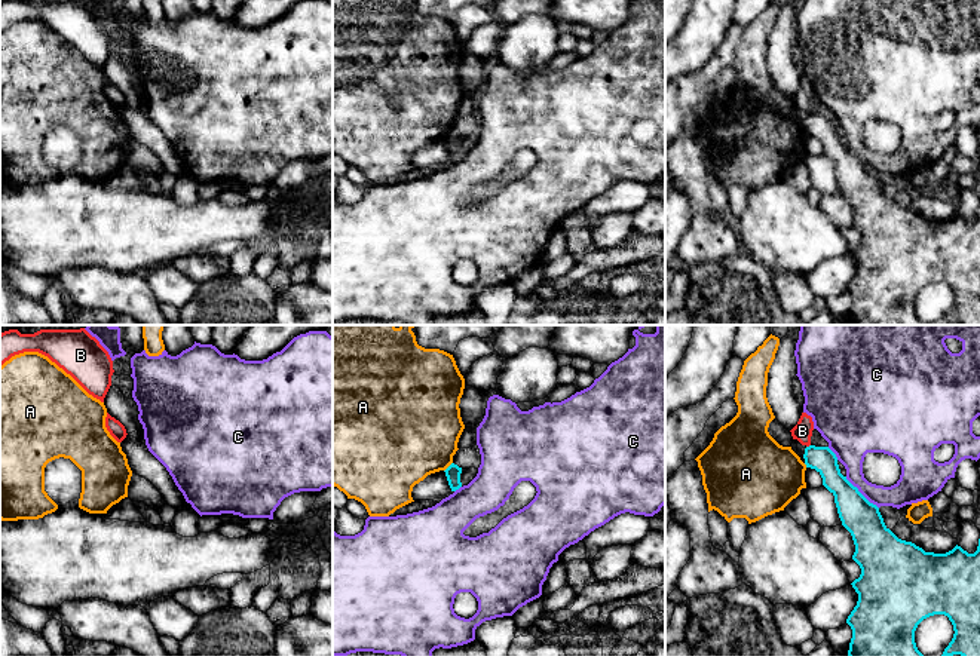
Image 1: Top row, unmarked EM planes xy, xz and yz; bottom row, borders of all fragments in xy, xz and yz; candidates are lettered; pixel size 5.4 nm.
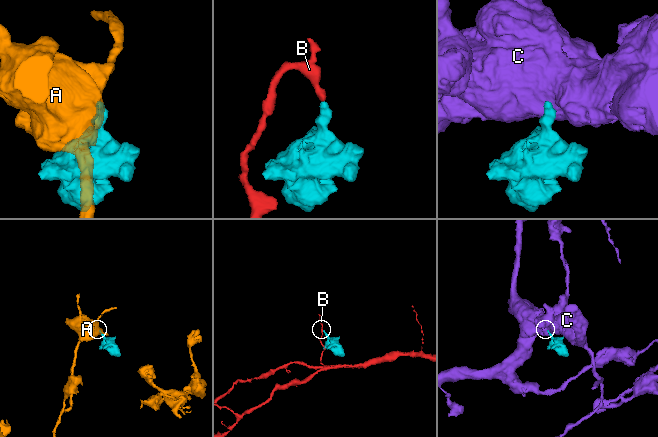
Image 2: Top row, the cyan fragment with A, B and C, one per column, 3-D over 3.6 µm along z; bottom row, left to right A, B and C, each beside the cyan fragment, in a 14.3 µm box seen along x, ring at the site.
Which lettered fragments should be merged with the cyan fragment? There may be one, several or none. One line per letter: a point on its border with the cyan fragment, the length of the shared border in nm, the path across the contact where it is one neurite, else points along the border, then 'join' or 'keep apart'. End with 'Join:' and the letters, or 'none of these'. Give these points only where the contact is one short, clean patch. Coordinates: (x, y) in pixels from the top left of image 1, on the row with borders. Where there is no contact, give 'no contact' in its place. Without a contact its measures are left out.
A: contact xz (449, 466); length 70 nm; border xz (452, 462), (444, 471); keep apart
B: contact yz (809, 445); length 30 nm; border yz (809, 444), (807, 447); keep apart
C: contact yz (860, 493); length 260 nm; border yz (845, 477), (878, 508); keep apart
Join: none of these

